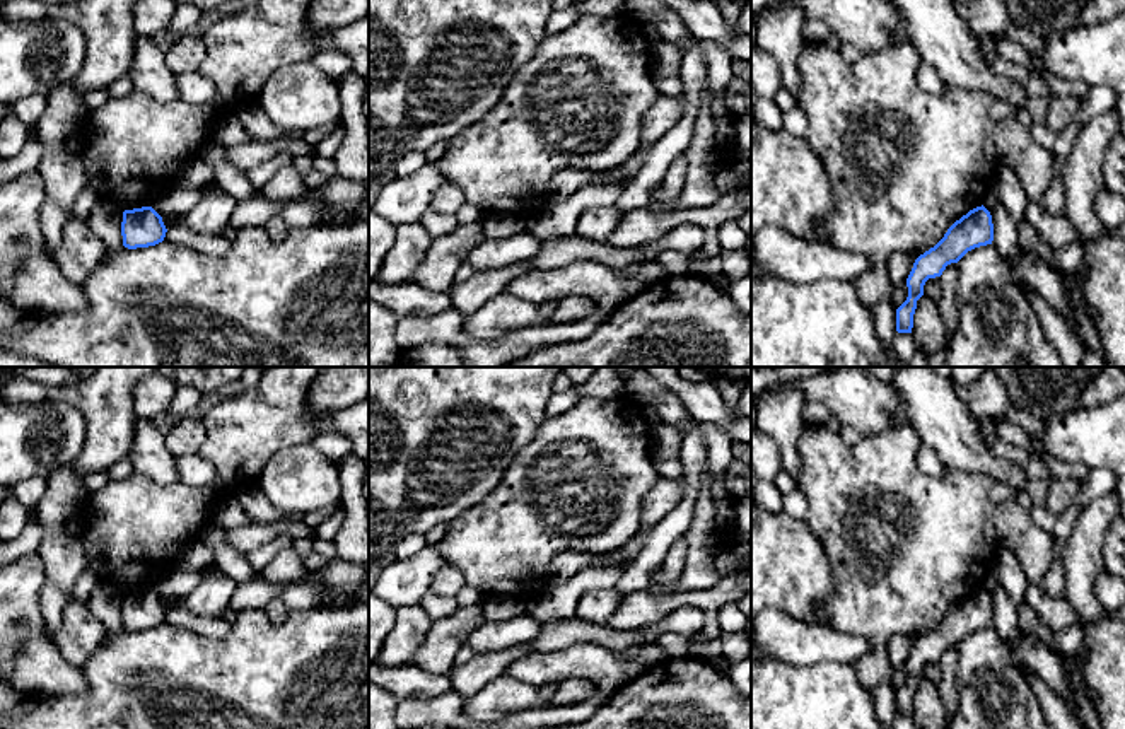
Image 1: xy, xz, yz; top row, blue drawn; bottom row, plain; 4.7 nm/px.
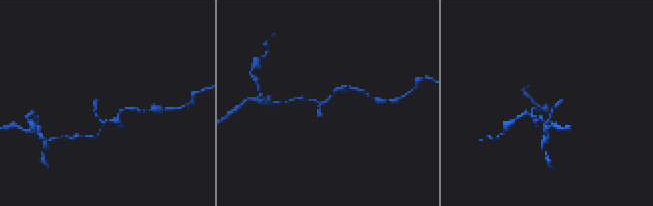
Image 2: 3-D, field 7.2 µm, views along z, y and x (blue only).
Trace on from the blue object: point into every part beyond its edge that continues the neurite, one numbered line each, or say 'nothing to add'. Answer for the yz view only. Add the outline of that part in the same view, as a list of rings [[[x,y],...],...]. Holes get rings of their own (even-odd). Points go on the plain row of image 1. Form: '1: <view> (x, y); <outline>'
nothing to add

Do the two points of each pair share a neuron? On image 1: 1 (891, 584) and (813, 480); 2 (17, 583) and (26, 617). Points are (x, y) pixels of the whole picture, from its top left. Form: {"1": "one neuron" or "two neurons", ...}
{"1": "one neuron", "2": "one neuron"}

